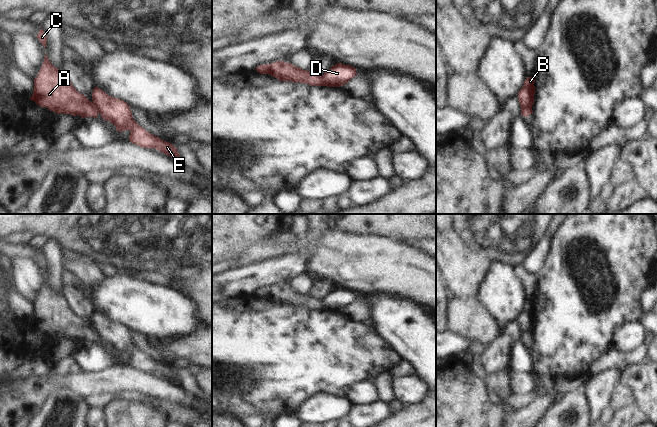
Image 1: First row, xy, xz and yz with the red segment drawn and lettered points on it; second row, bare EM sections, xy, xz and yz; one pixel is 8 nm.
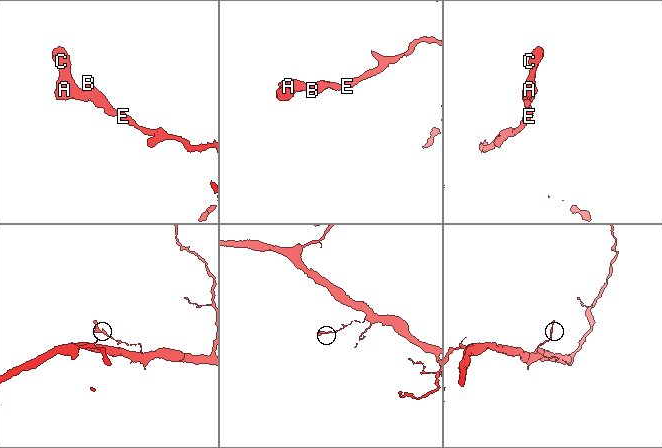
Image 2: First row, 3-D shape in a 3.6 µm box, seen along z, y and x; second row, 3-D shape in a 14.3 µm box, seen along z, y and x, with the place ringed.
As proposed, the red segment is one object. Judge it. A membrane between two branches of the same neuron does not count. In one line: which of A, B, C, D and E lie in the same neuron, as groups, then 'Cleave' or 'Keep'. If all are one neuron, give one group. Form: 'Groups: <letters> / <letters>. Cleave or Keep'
Groups: A C / B D E. Cleave.

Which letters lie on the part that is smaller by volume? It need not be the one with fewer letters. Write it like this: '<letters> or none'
A, C

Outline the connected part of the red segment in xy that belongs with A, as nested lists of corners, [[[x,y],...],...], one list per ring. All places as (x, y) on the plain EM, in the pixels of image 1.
[[[46,277],[42,291],[33,305],[30,324],[39,330],[57,338],[97,342],[99,335],[95,329],[74,312],[64,294],[60,295],[50,287]]]

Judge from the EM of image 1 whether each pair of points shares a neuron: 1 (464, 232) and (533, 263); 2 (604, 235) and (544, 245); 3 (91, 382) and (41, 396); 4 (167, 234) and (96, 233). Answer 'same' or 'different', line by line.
1: different
2: different
3: different
4: same

